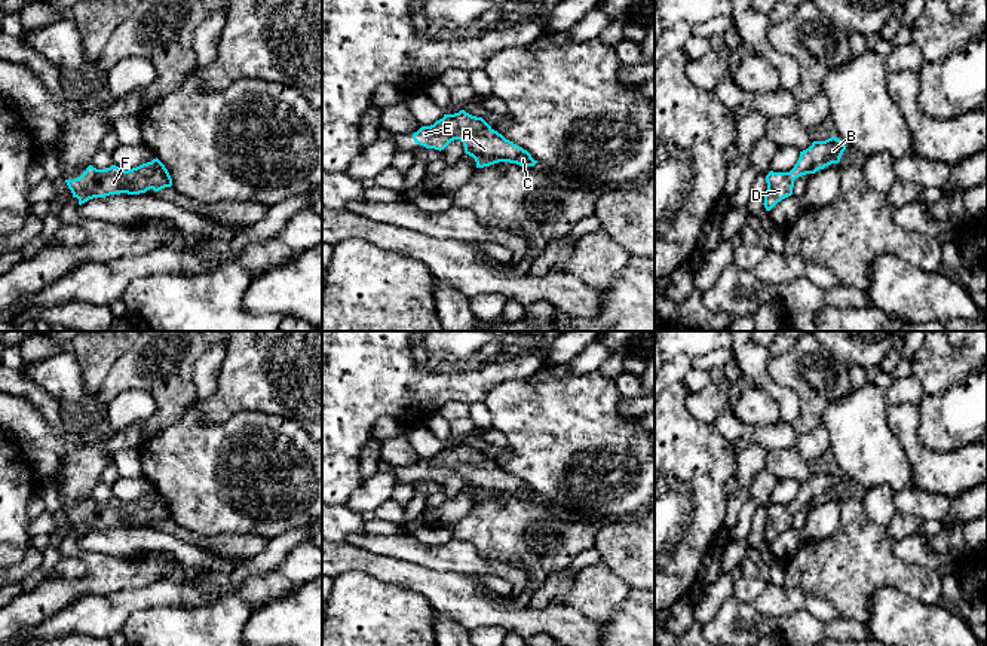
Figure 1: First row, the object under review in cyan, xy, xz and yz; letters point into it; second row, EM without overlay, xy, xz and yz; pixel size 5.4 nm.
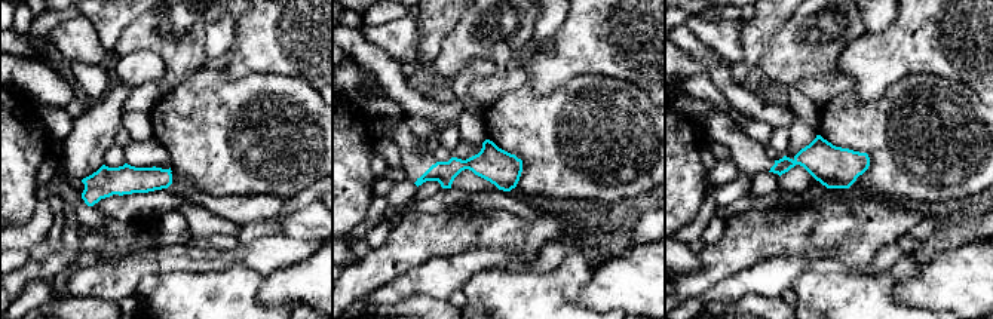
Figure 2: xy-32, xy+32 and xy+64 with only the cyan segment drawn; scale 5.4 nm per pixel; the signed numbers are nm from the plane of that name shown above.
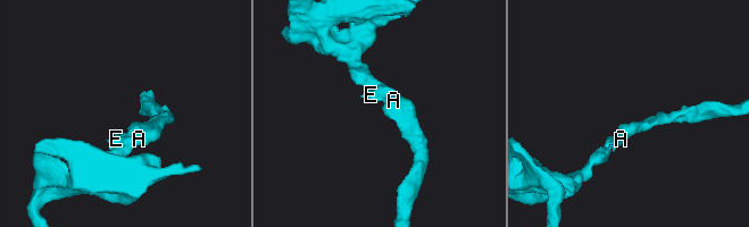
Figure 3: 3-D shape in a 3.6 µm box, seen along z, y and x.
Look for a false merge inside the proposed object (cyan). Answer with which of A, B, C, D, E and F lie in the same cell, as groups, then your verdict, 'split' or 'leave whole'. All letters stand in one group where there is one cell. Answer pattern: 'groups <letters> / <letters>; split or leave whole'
groups A B C D E F; leave whole

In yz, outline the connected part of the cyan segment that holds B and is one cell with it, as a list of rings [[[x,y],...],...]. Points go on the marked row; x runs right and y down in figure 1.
[[[834,135],[825,141],[813,141],[812,146],[800,151],[800,157],[790,172],[773,172],[766,175],[767,190],[764,208],[770,211],[778,202],[793,195],[794,180],[815,174],[831,163],[839,163],[846,146]]]

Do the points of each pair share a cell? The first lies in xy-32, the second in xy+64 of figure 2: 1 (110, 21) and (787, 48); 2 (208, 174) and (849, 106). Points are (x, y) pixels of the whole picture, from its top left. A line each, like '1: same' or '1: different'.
1: different
2: same

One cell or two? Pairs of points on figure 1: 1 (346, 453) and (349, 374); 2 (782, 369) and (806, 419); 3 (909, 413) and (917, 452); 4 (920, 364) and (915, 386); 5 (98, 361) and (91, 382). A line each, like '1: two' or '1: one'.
1: one
2: one
3: one
4: two
5: one

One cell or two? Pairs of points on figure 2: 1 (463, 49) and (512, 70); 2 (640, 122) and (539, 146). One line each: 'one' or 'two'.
1: one
2: one

